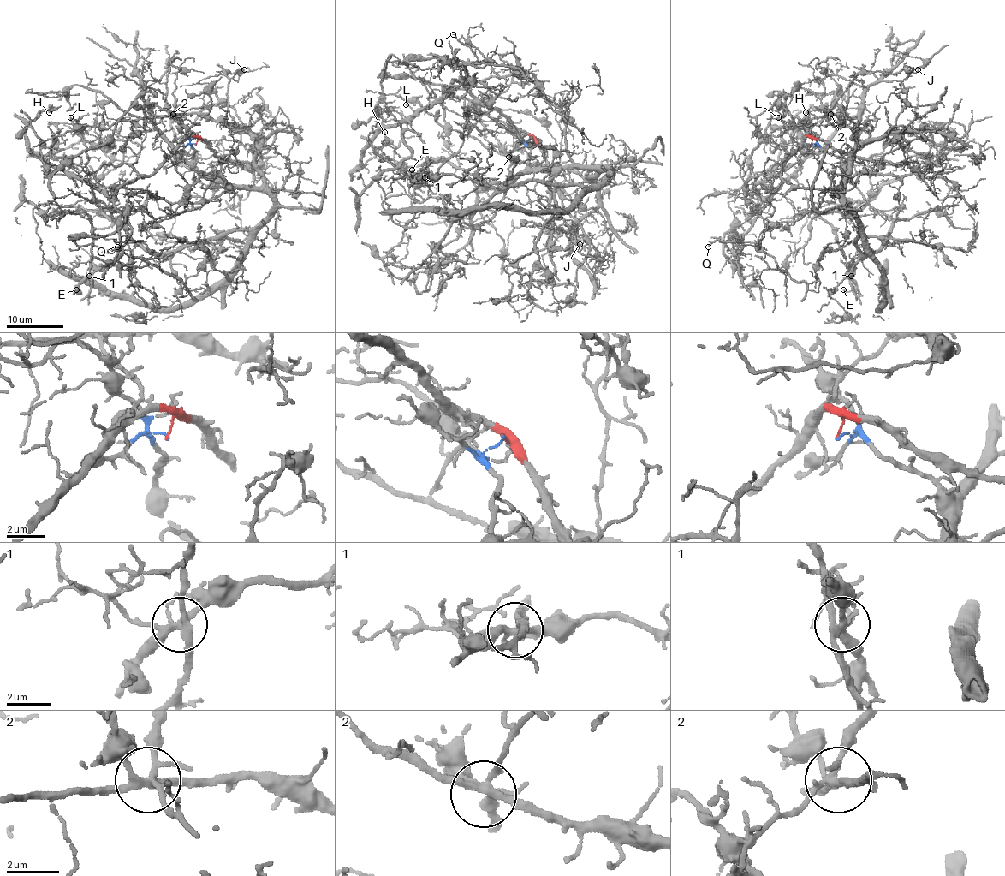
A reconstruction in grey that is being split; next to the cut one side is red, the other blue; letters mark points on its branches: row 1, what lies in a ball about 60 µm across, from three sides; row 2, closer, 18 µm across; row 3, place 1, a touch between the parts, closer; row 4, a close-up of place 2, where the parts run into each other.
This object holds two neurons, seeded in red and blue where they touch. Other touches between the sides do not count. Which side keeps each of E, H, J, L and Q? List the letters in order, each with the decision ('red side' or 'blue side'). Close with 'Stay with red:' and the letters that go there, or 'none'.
E: blue side
H: red side
J: blue side
L: blue side
Q: red side
Stay with red: H, Q

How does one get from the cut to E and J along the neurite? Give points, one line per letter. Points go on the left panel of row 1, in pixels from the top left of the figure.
E: (195, 145), (190, 144), (197, 168), (211, 178), (271, 198), (263, 219), (160, 258), (99, 265), (77, 289)
J: (195, 145), (190, 144), (197, 168), (211, 178), (263, 184), (255, 138), (228, 110), (225, 75), (244, 69)

